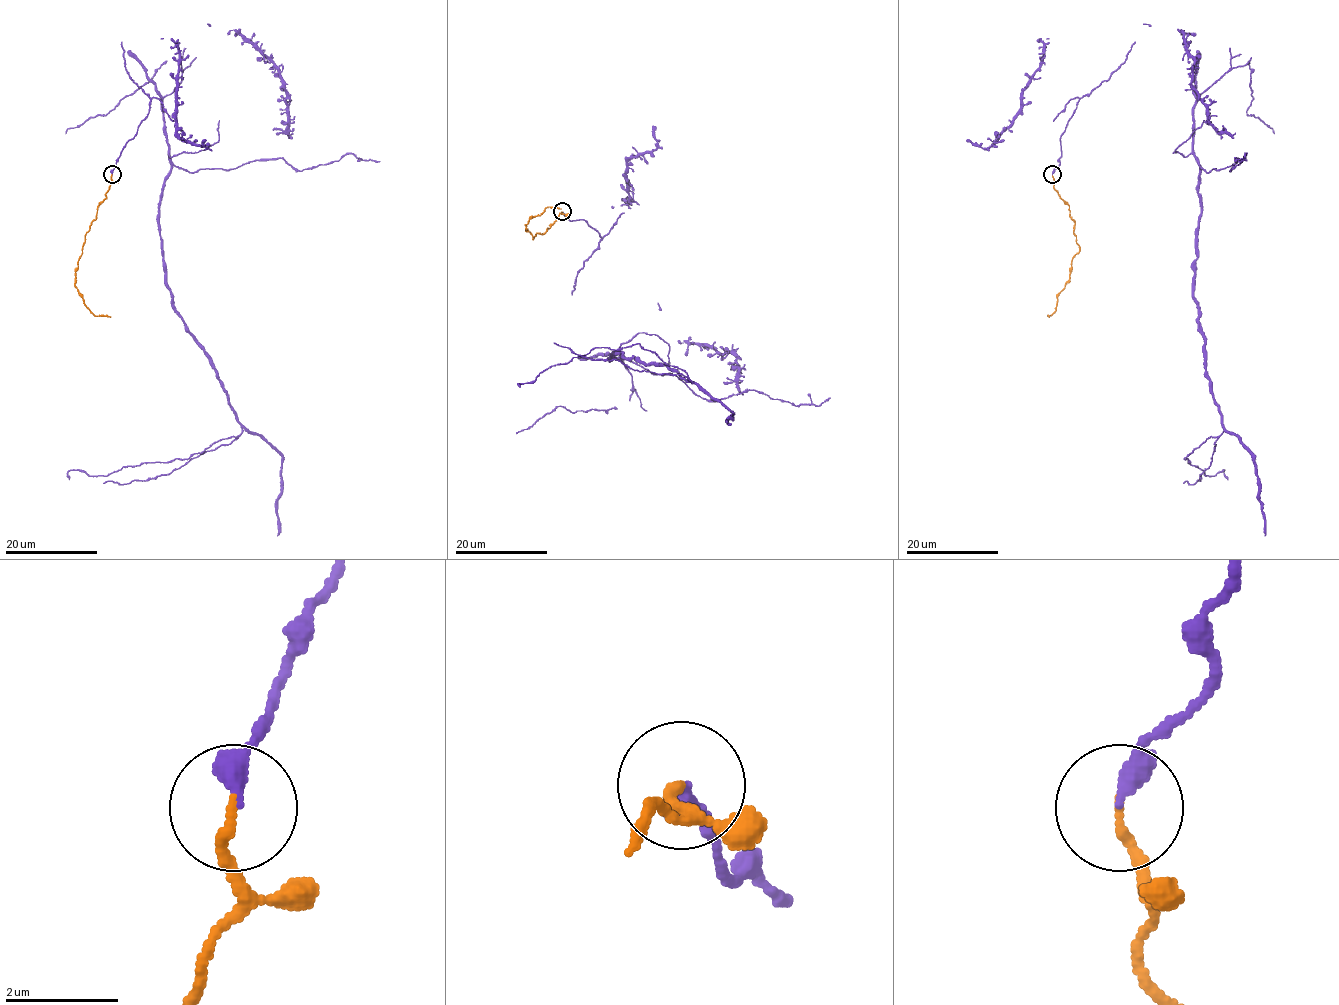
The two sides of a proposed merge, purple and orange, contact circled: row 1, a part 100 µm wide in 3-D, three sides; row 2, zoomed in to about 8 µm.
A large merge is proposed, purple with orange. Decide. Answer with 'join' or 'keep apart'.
join

